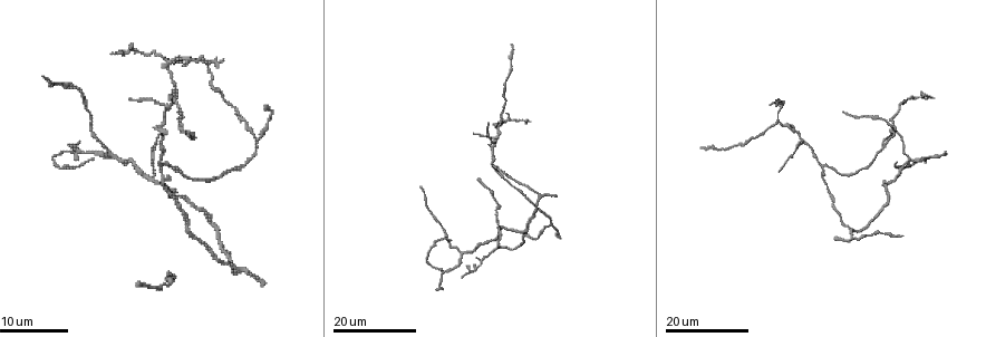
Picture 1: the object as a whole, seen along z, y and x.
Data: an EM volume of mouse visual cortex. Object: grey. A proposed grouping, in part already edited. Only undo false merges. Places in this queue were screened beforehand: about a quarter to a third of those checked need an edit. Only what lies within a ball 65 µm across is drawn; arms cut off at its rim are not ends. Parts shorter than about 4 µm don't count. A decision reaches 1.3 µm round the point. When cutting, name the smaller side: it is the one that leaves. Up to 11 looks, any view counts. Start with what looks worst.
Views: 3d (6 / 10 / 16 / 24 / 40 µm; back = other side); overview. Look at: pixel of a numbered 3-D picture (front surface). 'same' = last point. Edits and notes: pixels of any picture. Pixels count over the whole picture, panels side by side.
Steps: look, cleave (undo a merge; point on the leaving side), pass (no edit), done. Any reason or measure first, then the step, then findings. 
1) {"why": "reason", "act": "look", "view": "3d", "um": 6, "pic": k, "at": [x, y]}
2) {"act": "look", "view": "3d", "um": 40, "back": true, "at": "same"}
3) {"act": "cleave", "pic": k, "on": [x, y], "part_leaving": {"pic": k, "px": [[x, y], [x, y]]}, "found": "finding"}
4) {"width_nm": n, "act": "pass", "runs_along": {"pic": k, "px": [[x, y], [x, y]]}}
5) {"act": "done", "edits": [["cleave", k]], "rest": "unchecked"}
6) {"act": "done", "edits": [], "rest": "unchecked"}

{"why": "three-way junction", "act": "look", "view": "3d", "um": 24, "pic": 1, "at": [462, 253]}

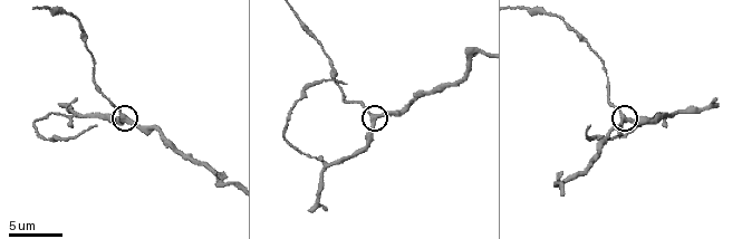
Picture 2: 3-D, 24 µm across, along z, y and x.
{"act": "look", "view": "3d", "um": 10, "pic": 2, "at": [629, 121]}

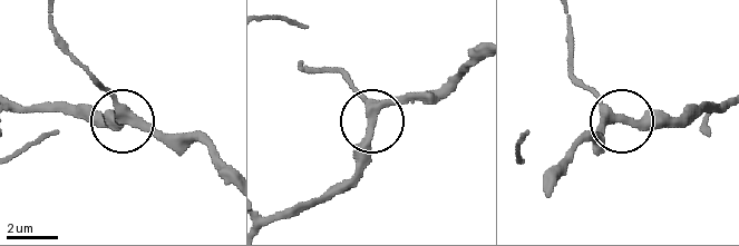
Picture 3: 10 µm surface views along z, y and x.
{"arms": 3, "act": "pass", "found": "all the same neuron"}

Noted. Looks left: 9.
{"act": "look", "view": "3d", "um": 16, "pic": 2, "at": [73, 115]}

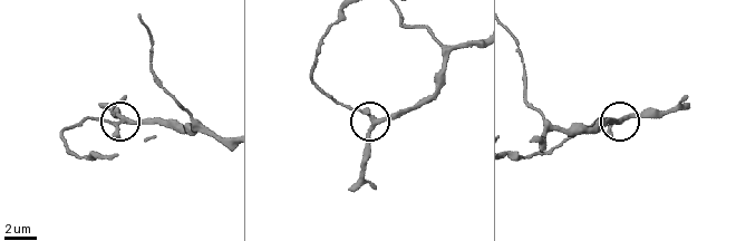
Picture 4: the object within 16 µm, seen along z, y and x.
{"act": "pass", "runs_along": {"pic": 4, "px": [[474, 40], [451, 52], [435, 93], [369, 124], [367, 158]]}, "found": "one neuron here"}

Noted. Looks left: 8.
{"why": "side arm on a straight run", "act": "look", "view": "3d", "um": 24, "pic": 1, "at": [552, 226]}

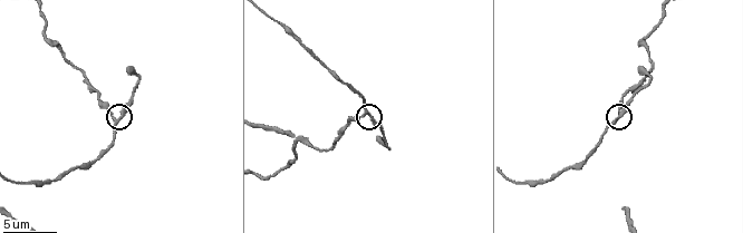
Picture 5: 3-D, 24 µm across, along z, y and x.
{"why": "zoom in", "act": "look", "view": "3d", "um": 6, "pic": 5, "at": [613, 122]}

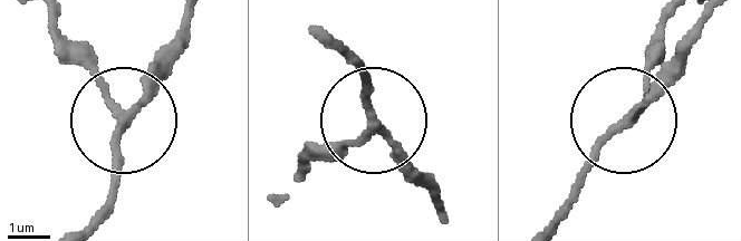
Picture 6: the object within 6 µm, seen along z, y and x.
{"side_arm_um": 8, "act": "pass", "runs_along": {"pic": 6, "px": [[334, 49], [365, 82], [373, 121], [436, 184]]}, "found": "all the same neuron"}

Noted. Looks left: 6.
{"why": "arms part here", "act": "look", "view": "3d", "um": 16, "pic": 1, "at": [160, 165]}

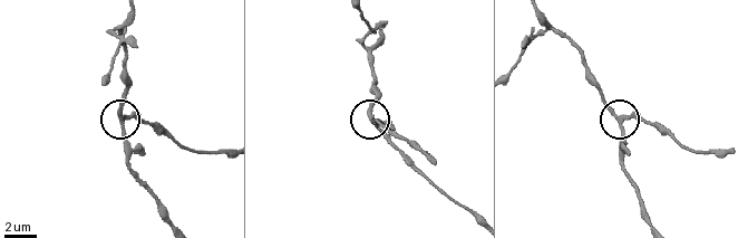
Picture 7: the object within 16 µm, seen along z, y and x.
{"act": "look", "view": "3d", "um": 10, "pic": 7, "at": [125, 117]}

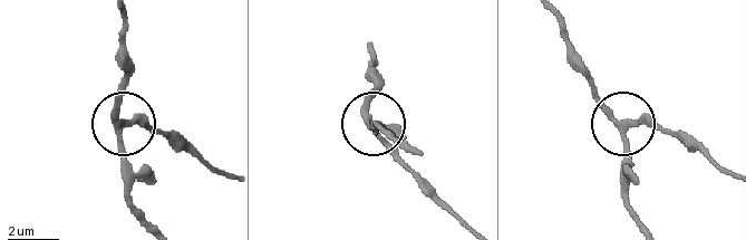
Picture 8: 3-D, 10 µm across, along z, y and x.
{"act": "pass", "runs_along": {"pic": 8, "px": [[646, 227], [626, 194], [622, 124], [571, 63]]}, "found": "continuous, no second neuron"}

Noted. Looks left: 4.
{"act": "look", "view": "3d", "um": 16, "pic": 1, "at": [775, 123]}

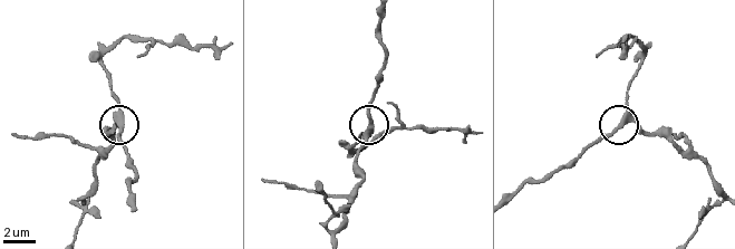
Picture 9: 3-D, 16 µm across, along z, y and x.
{"why": "zoom in", "act": "look", "view": "3d", "um": 10, "pic": 9, "at": [373, 131]}

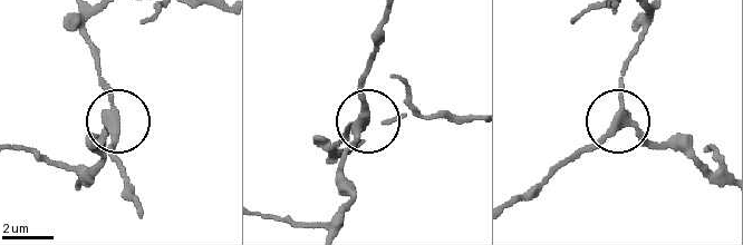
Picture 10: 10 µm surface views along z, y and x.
{"act": "pass", "runs_along": {"pic": 10, "px": [[85, 184], [98, 163], [94, 147], [117, 118], [100, 62]]}, "found": "one neuron here"}

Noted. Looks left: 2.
{"act": "done", "edits": [], "rest": "unchecked"}

